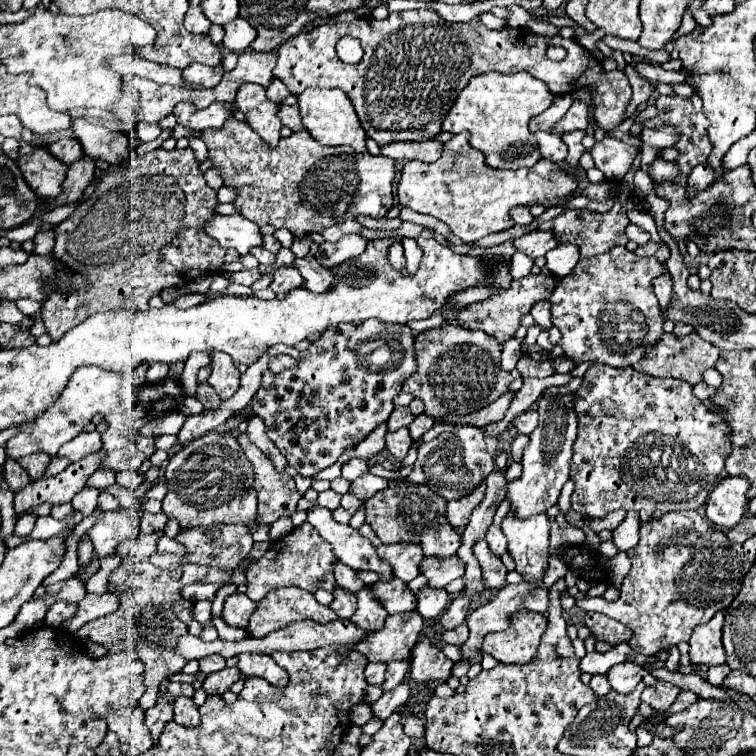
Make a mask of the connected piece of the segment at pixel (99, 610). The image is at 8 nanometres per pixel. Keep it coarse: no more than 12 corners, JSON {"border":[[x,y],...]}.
{"border":[[87,593],[63,628],[76,632],[84,624],[115,612],[119,599]]}

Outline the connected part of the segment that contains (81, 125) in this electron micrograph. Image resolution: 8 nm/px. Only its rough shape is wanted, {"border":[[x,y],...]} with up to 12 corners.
{"border":[[72,120],[74,136],[94,160],[116,164],[130,154],[122,132]]}

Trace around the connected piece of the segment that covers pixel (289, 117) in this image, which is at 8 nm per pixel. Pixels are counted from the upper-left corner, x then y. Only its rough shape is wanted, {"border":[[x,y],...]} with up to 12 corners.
{"border":[[278,104],[278,116],[292,132],[304,130],[298,106]]}

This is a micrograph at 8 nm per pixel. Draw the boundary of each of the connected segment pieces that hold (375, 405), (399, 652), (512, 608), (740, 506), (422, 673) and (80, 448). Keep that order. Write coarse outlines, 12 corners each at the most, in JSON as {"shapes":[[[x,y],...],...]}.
{"shapes":[[[406,324],[326,328],[252,398],[298,474],[336,464],[416,372]],[[418,610],[386,618],[354,646],[368,662],[410,660],[422,630]],[[506,584],[468,616],[468,662],[486,634],[508,628],[536,584]],[[726,476],[706,500],[706,516],[720,530],[746,512],[746,478]],[[428,638],[412,648],[408,678],[432,696],[454,662]],[[80,432],[58,456],[76,462],[102,448],[100,434]]]}

